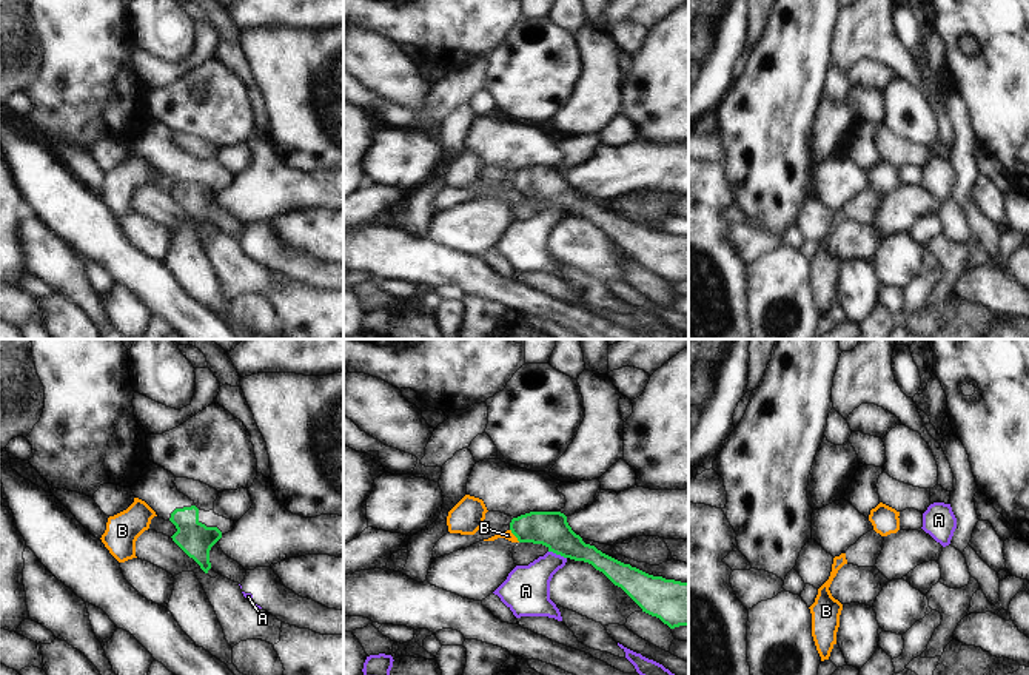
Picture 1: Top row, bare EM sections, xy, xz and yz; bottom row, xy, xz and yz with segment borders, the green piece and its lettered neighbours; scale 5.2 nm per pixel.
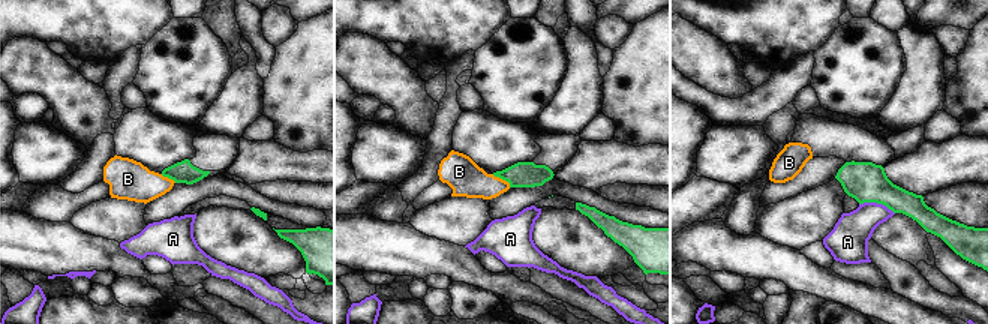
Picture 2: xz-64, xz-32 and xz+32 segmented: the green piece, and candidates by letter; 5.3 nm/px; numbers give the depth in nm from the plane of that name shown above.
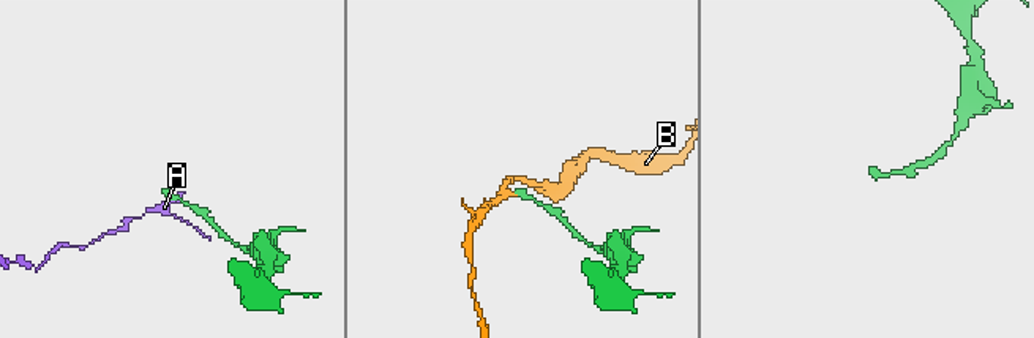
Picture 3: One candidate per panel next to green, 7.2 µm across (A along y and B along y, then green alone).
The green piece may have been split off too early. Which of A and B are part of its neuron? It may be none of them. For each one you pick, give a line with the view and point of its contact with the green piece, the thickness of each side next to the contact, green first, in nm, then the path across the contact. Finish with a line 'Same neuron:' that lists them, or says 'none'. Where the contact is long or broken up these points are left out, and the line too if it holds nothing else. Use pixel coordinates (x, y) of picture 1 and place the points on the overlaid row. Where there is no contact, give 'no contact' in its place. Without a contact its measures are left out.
Same neuron: none

